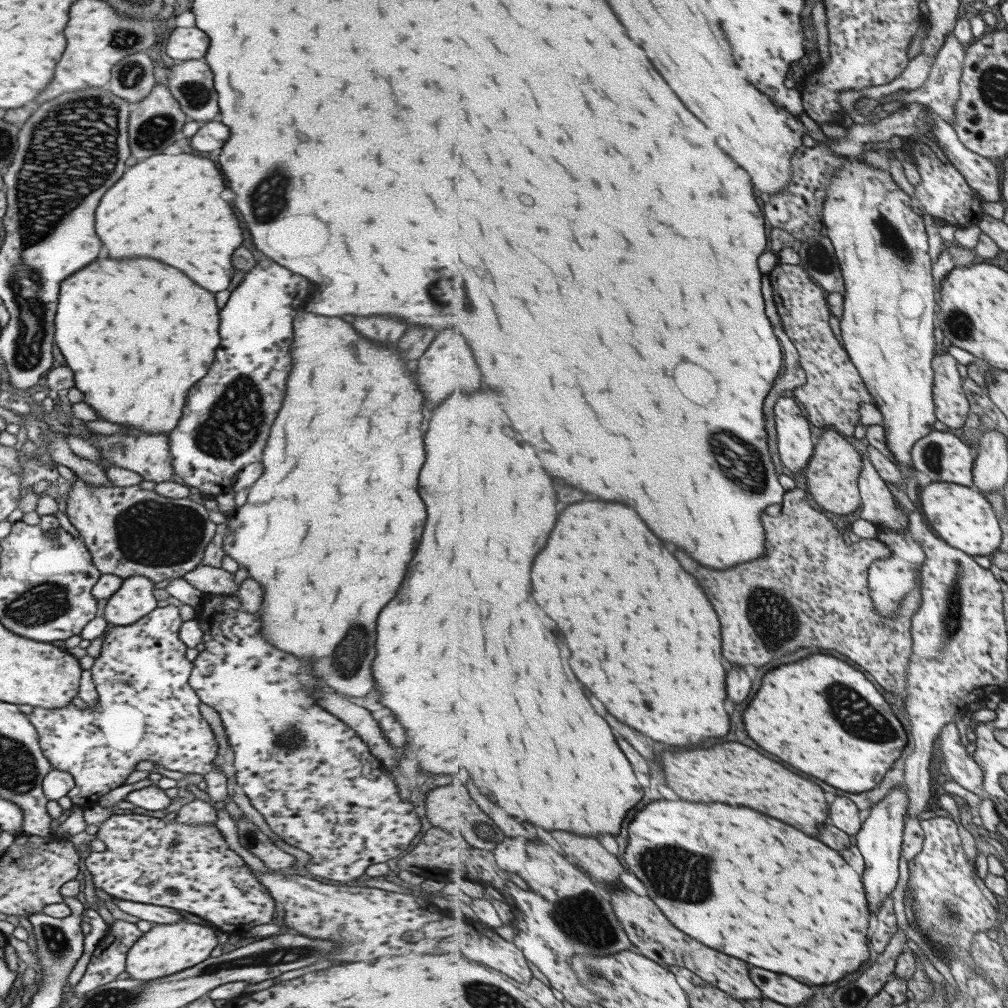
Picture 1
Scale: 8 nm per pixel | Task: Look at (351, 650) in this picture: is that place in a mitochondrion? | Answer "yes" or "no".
yes

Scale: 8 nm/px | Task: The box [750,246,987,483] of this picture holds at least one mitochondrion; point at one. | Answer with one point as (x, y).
(959, 324)

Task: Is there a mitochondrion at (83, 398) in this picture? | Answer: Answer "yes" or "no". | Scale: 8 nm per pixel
no

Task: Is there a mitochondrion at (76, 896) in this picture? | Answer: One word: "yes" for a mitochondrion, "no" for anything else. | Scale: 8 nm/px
no

